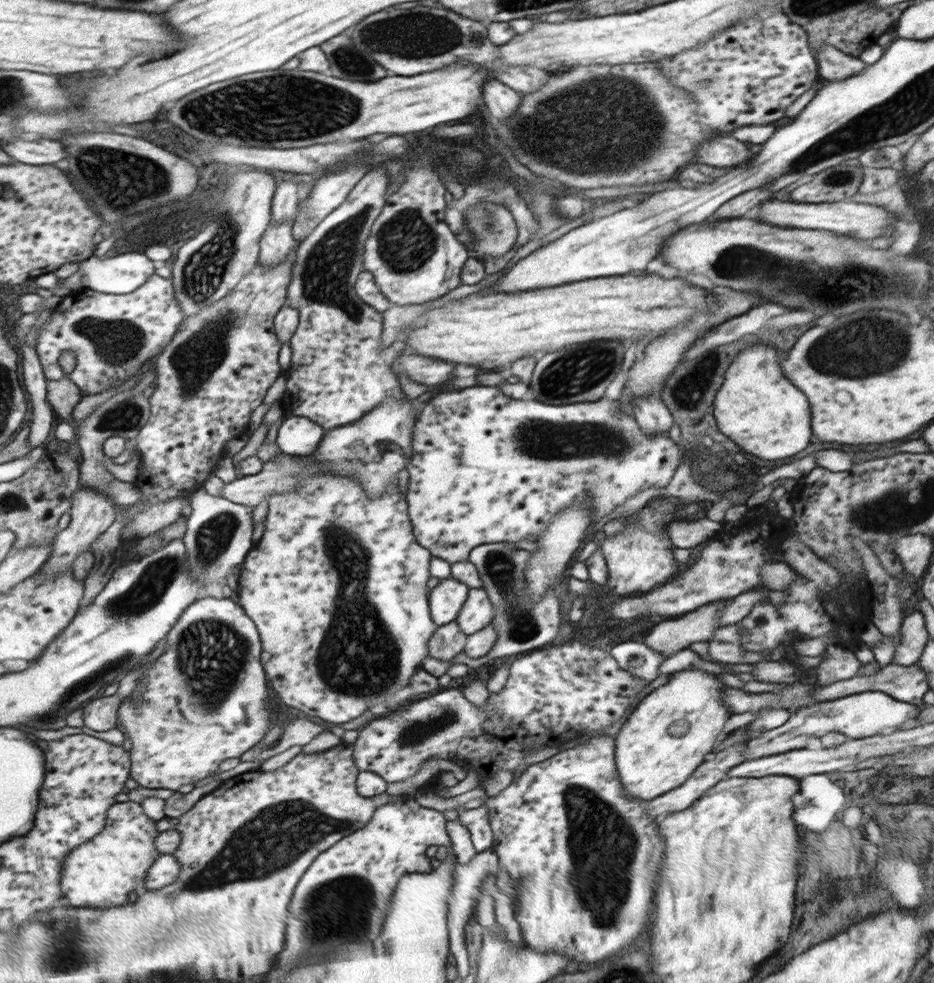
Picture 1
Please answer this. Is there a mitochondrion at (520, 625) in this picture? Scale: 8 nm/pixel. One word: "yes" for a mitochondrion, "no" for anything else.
yes

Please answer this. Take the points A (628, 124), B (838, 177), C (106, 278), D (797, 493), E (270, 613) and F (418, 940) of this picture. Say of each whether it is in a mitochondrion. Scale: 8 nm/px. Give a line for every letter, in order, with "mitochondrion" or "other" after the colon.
A: mitochondrion
B: mitochondrion
C: other
D: other
E: other
F: other

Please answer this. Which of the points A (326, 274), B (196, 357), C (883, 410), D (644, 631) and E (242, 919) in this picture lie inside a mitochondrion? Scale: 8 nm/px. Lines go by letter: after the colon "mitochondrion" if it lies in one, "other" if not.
A: mitochondrion
B: mitochondrion
C: other
D: other
E: other

